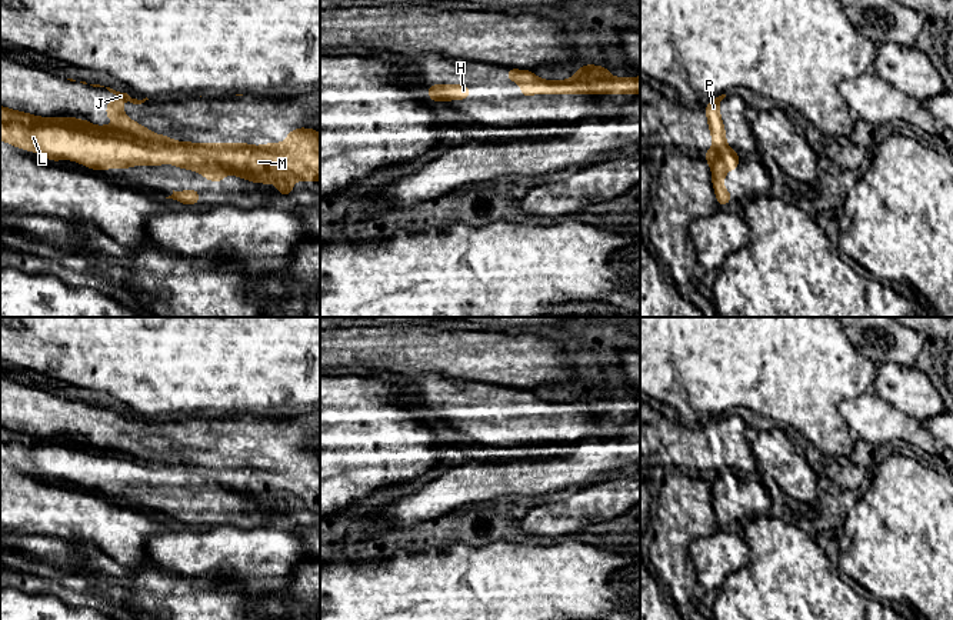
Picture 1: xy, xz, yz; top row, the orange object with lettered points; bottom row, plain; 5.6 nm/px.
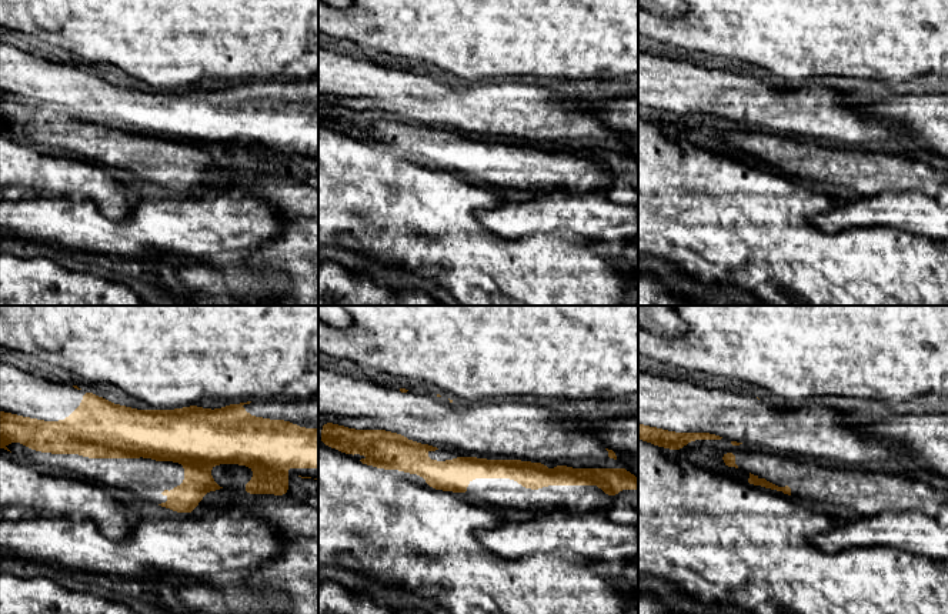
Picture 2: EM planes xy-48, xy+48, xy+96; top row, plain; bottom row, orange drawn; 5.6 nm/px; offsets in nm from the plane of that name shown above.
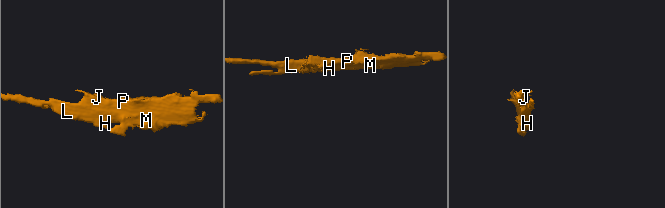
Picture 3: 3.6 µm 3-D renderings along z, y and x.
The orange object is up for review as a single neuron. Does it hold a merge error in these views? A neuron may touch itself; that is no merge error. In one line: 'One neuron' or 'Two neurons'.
One neuron

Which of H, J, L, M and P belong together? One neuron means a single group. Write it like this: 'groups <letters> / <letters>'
groups H J L M P

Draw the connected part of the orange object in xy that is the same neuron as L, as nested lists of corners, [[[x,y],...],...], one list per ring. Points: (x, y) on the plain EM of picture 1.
[[[110,420],[106,424],[109,440],[117,440],[123,446],[94,446],[87,439],[77,437],[39,437],[30,433],[0,426],[0,460],[36,471],[50,481],[73,480],[91,490],[119,489],[131,486],[159,486],[169,481],[174,487],[199,491],[209,501],[221,504],[227,494],[237,496],[253,503],[274,503],[281,517],[294,511],[293,501],[320,501],[320,453],[314,449],[297,447],[289,451],[284,463],[266,463],[251,466],[249,463],[190,463],[176,461],[164,454],[154,454],[140,443],[134,443],[121,429]]]

